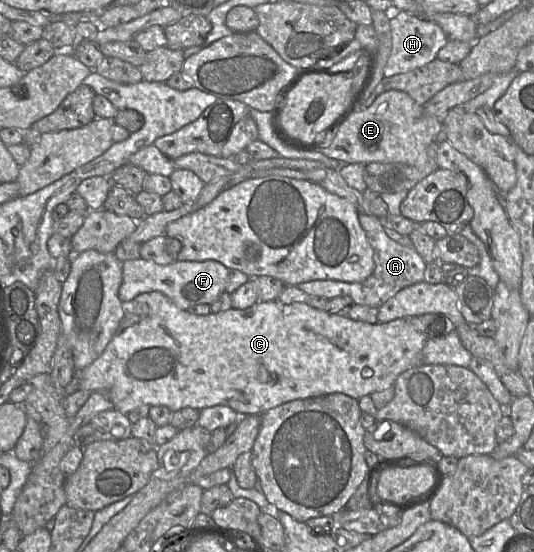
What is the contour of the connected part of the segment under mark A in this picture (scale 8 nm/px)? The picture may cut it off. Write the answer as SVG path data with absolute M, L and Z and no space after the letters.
M358 213L358 220L365 231L367 240L373 249L375 268L363 282L349 283L336 280L312 280L296 285L310 296L332 299L349 296L355 304L379 308L401 289L424 281L427 263L414 247L403 246L386 235L381 220L371 214Z

